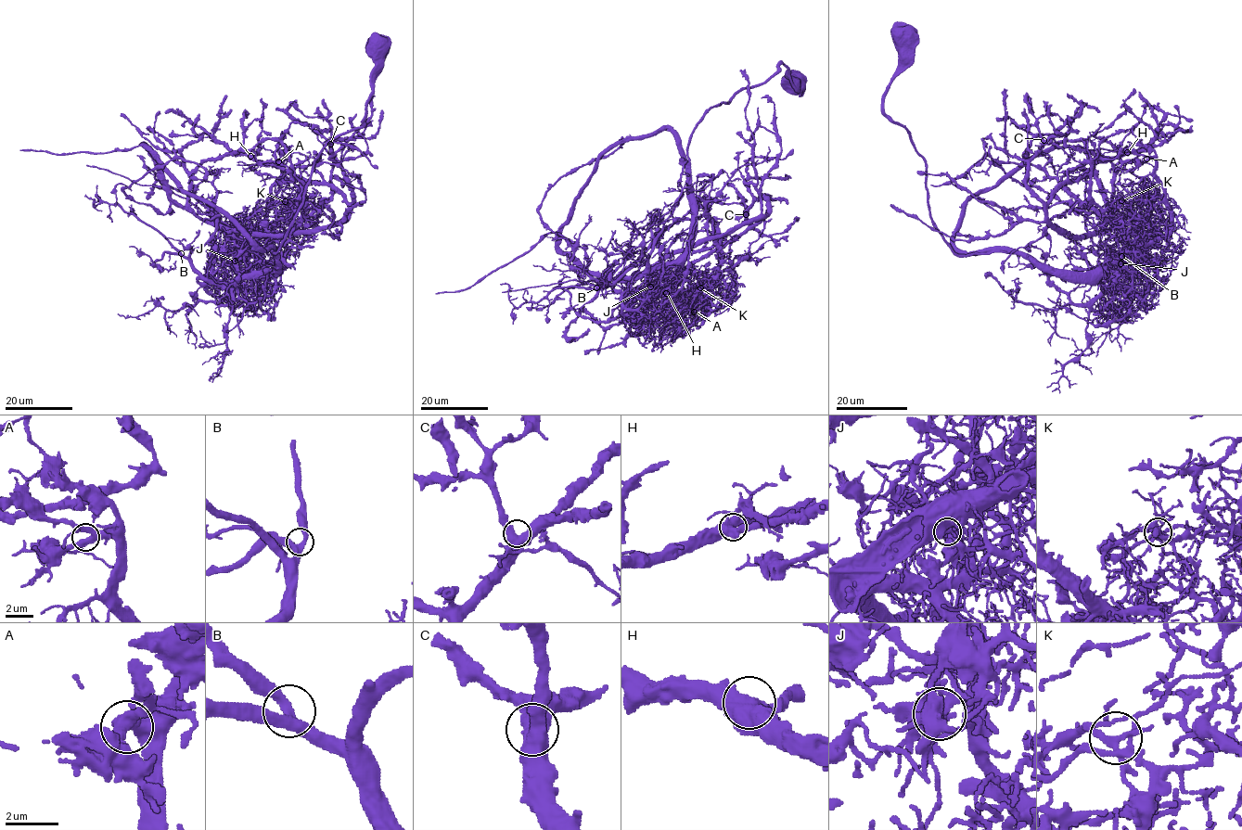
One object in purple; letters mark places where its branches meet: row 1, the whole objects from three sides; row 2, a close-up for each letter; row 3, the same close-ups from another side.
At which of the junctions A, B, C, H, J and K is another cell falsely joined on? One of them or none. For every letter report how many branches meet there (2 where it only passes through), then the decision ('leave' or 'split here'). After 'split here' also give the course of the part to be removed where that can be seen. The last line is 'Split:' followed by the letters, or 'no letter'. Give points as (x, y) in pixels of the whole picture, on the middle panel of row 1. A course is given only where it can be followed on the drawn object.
A: 3 branches meet; leave
B: 3 branches meet; leave
C: 3 branches meet; leave
H: 3 branches meet; leave
J: 6 branches meet; split here; foreign part runs (650, 286), (658, 274), (660, 280), (642, 290), (616, 285), (597, 287), (576, 280), (502, 292)
K: 6 branches meet; leave
Split: J

